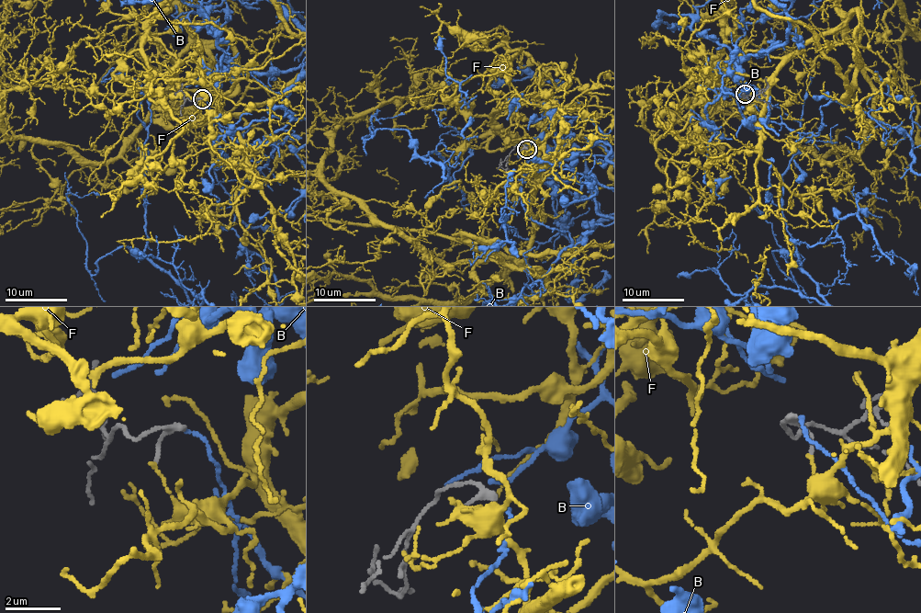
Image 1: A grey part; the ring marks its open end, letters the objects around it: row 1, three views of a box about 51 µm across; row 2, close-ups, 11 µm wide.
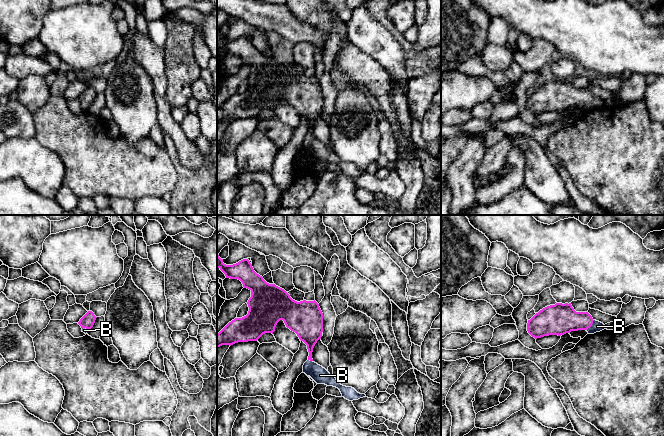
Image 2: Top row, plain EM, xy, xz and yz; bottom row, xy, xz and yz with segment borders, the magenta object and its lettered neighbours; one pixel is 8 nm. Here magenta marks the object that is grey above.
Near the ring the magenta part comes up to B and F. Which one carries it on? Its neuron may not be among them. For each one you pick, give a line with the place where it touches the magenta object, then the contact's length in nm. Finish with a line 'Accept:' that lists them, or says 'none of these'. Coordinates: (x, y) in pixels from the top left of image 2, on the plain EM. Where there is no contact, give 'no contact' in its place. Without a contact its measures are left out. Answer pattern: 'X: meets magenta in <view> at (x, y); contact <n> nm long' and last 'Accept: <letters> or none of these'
B: meets magenta in yz at (591, 101); contact 110 nm long
Accept: B

